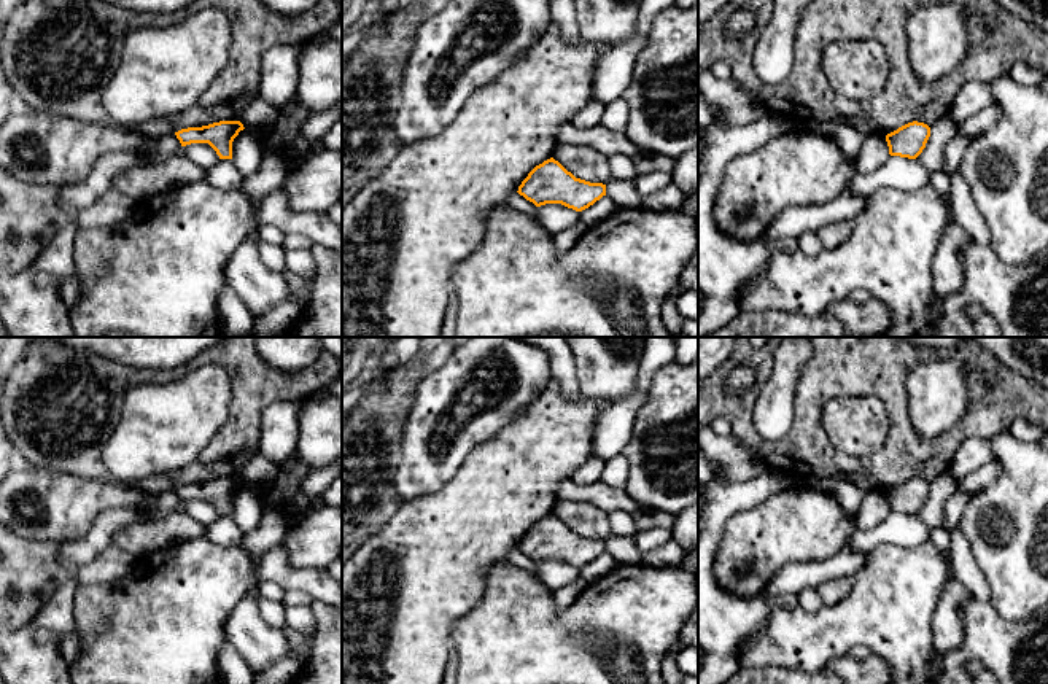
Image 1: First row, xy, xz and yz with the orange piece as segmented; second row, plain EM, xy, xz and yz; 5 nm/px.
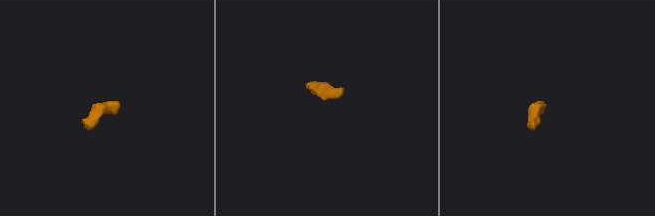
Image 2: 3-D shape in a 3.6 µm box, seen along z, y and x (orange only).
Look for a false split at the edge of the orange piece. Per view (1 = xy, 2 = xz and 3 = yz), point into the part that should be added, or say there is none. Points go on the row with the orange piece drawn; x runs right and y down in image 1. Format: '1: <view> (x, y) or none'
1: none
2: none
3: none

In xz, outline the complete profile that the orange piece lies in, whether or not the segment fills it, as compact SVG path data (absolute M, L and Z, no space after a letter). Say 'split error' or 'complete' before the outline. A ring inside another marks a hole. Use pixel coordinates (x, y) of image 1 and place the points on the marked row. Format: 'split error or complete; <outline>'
complete; M550 157L528 173L517 192L536 207L561 204L582 212L606 196L606 185L576 178Z

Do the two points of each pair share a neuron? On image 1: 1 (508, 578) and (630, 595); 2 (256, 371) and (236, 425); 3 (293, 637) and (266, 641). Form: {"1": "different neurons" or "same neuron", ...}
{"1": "same neuron", "2": "same neuron", "3": "different neurons"}

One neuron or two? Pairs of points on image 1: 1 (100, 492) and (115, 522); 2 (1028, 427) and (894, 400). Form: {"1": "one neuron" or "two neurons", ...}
{"1": "two neurons", "2": "two neurons"}

